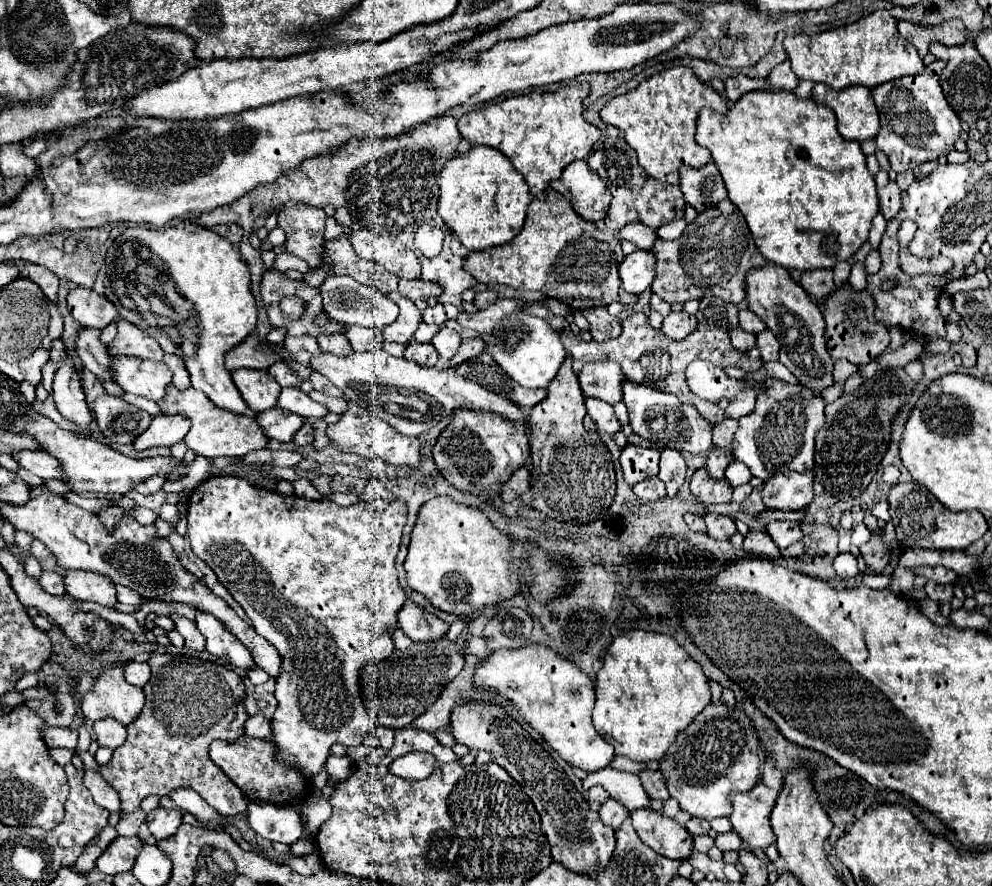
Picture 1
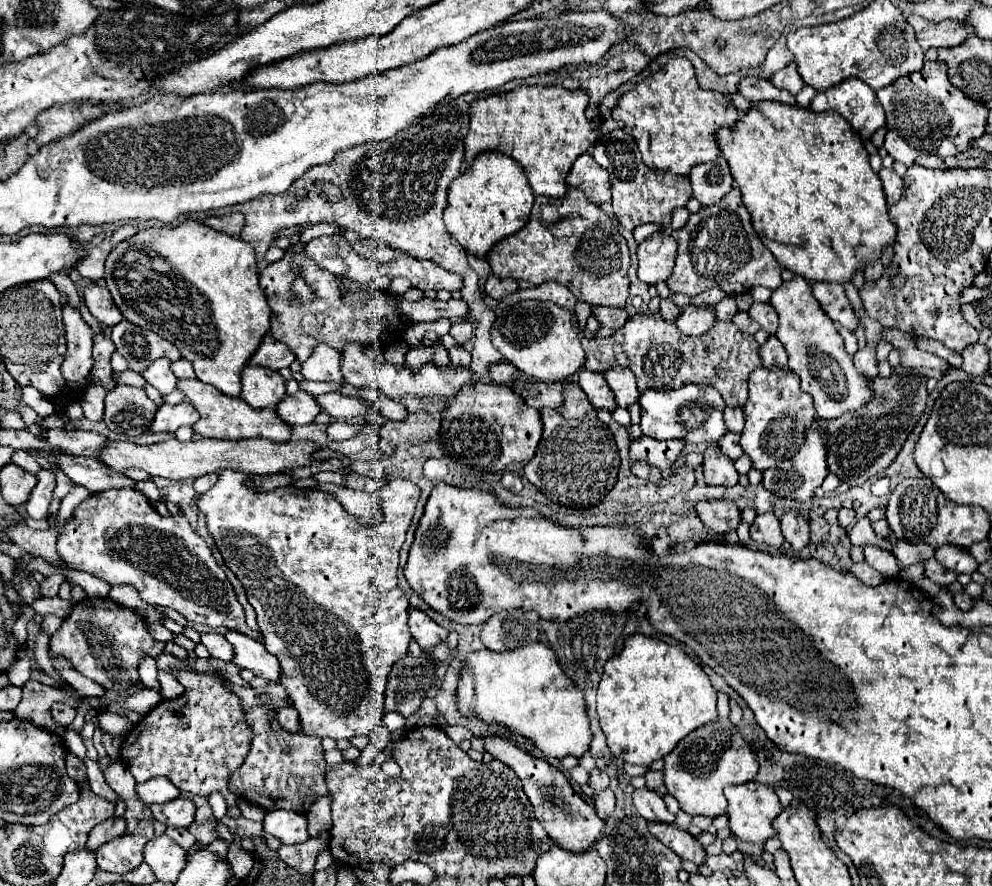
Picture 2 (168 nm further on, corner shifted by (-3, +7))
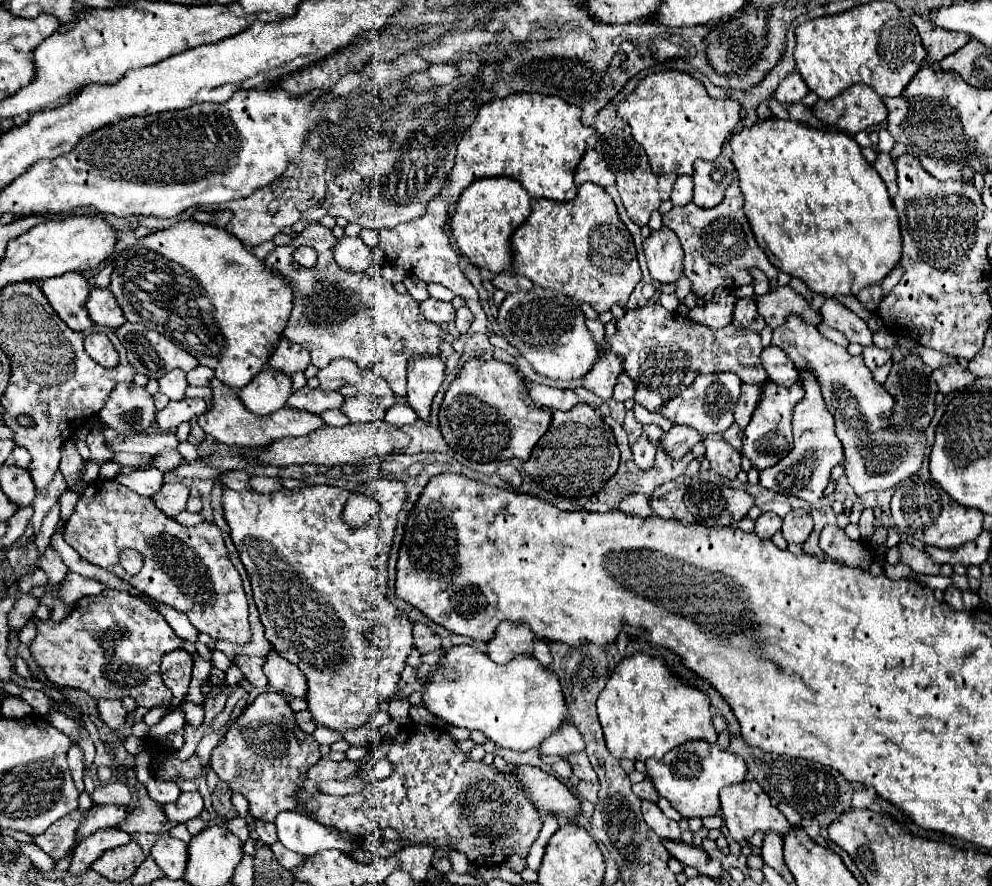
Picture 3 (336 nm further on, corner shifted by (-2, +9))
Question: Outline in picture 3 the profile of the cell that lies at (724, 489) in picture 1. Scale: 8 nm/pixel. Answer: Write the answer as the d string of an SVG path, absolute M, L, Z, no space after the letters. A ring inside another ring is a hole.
M709 434L703 444L707 448L705 458L709 460L711 468L729 480L735 480L737 472L741 470L741 454L731 444L725 444L721 434Z

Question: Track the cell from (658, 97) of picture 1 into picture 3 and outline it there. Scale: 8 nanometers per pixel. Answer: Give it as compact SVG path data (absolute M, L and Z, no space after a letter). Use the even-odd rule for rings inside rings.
M665 70L665 72L645 76L637 84L635 92L629 98L625 98L623 102L619 102L617 116L621 116L625 122L629 122L631 134L645 148L651 170L655 174L675 172L677 176L683 176L683 174L691 176L695 160L715 160L721 154L723 144L729 140L735 126L741 122L741 104L735 100L729 100L729 98L715 100L707 94L703 82L695 80L693 76L689 76L685 72Z

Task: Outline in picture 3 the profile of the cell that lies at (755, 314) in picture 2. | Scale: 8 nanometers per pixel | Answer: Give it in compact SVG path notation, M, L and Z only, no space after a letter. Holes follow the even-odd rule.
M783 286L763 296L757 296L757 308L771 328L779 328L781 324L785 324L791 314L797 314L799 318L813 326L821 322L819 310L811 308L805 296L795 292L791 286Z

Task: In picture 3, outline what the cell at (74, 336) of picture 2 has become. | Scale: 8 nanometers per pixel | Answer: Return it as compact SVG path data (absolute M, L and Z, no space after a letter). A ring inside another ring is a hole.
M69 272L59 278L41 280L41 290L51 308L71 330L87 330L93 326L85 308L91 286L81 272Z

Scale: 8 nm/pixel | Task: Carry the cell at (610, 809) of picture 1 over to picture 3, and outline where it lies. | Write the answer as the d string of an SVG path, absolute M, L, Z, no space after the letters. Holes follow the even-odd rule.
M581 780L579 784L577 784L577 792L579 792L579 796L581 798L585 798L585 800L589 800L589 802L597 802L597 788L599 788L599 784L593 784L593 782L585 782L585 780Z

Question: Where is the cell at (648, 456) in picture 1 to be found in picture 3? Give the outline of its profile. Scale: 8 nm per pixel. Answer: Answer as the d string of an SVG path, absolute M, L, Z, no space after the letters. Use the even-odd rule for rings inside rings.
M675 424L667 434L663 434L661 444L665 444L665 448L669 448L669 456L673 456L677 460L677 458L685 456L701 440L703 440L703 436L699 432L695 432L693 428Z

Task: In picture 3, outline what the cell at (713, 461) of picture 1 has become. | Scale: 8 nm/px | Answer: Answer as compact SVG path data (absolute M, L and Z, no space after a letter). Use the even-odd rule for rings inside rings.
M731 424L731 428L725 430L725 434L723 434L723 438L737 450L741 450L741 436L743 434L741 434L741 428L737 424Z

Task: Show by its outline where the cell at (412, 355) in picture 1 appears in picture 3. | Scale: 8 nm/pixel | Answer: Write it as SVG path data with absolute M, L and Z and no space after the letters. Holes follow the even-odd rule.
M413 356L407 366L407 402L421 420L429 420L431 402L445 378L439 356Z

